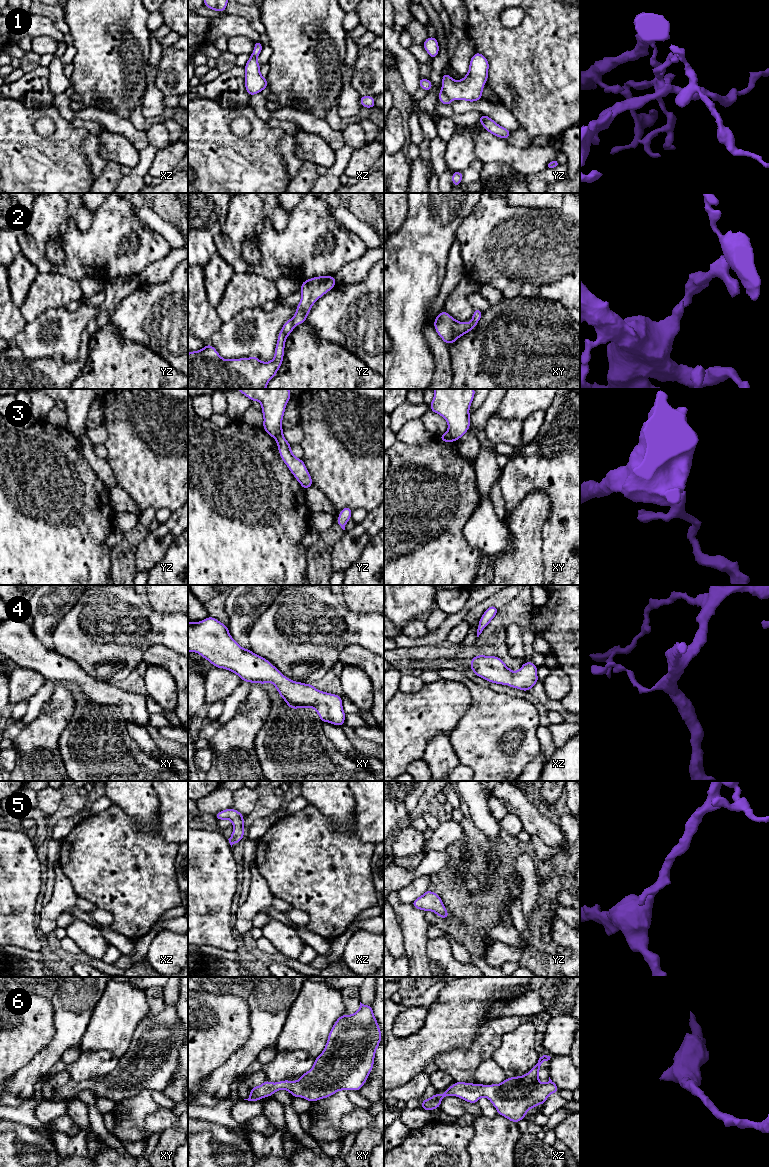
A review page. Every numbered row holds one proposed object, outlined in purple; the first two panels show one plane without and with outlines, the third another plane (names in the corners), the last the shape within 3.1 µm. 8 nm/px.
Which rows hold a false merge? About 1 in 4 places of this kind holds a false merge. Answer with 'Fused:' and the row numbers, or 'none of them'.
Fused: 1, 3

